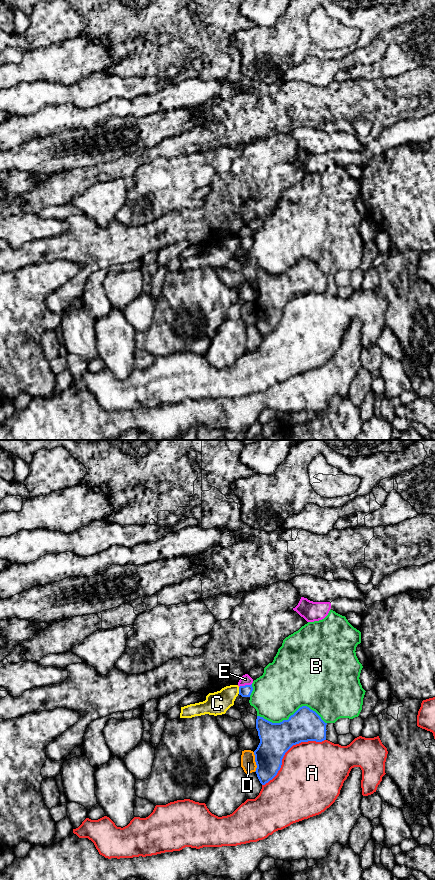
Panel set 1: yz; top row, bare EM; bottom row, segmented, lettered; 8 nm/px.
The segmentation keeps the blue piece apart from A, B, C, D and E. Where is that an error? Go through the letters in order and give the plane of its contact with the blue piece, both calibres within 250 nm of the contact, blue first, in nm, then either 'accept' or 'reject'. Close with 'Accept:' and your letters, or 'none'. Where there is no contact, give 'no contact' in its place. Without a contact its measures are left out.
A: meets blue in yz; 260 nm thick on the blue side, 480 nm on the other; reject
B: meets blue in yz; 260 nm thick on the blue side, 420 nm on the other; reject
C: meets blue in yz; 100 nm thick on the blue side, 190 nm on the other; reject
D: meets blue in yz; 260 nm thick on the blue side, 120 nm on the other; reject
E: meets blue in yz; 100 nm thick on the blue side, 80 nm on the other; reject
Accept: none

